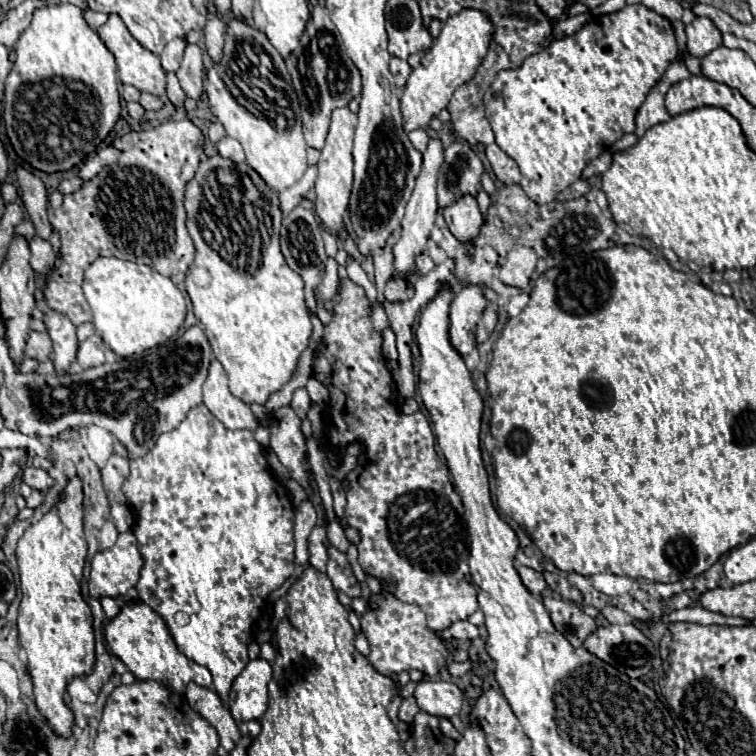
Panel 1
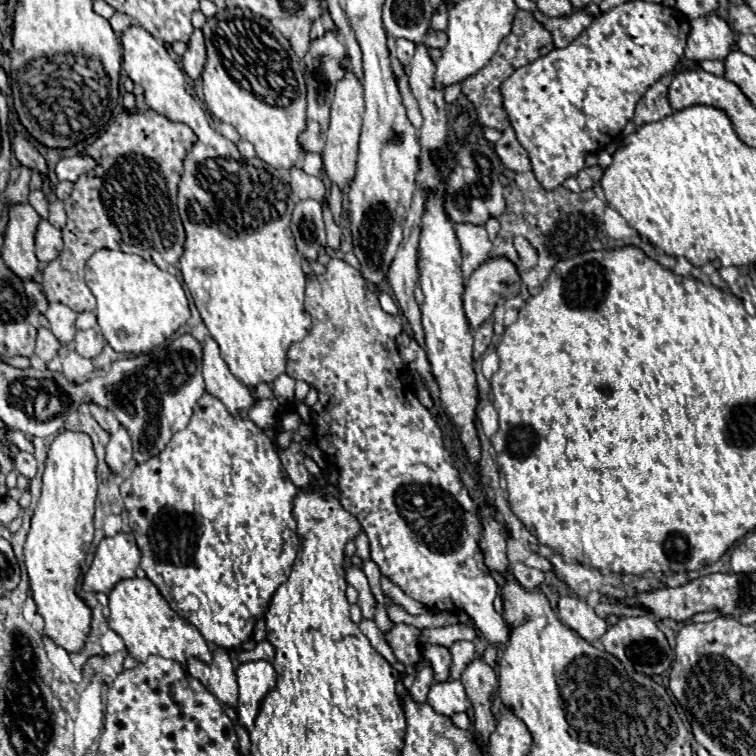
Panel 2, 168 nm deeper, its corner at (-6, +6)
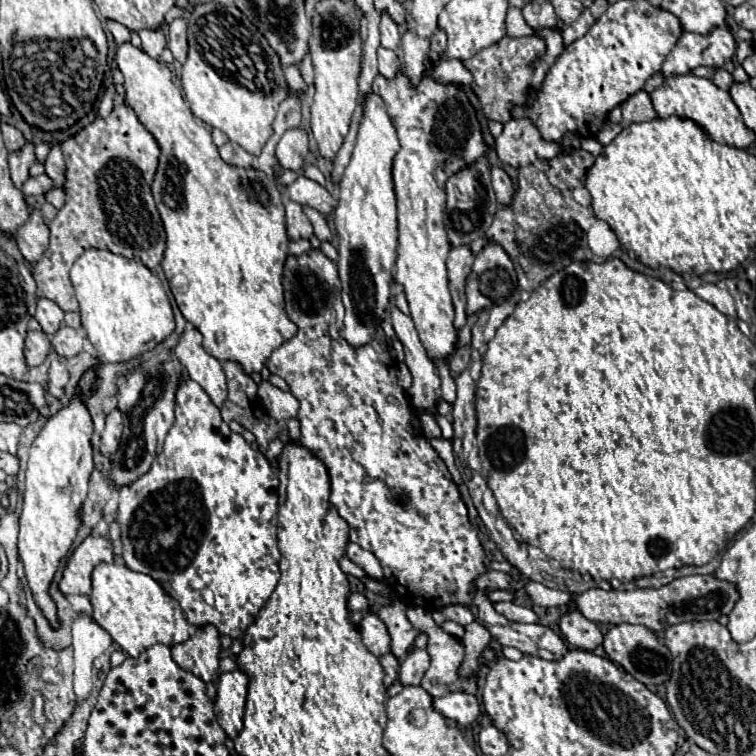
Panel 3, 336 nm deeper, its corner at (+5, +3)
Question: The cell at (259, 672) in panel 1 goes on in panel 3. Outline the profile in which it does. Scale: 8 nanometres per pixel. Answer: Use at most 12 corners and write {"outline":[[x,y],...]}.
{"outline":[[241,669],[219,675],[213,703],[231,739],[243,727],[249,677]]}

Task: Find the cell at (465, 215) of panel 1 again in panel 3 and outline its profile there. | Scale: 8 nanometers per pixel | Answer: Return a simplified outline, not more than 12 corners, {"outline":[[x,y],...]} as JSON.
{"outline":[[469,245],[451,247],[447,259],[455,327],[467,323],[465,281],[473,265]]}

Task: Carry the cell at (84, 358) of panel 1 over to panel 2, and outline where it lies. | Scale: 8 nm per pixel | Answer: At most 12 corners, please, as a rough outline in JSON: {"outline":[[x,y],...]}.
{"outline":[[78,330],[74,350],[84,358],[98,356],[106,340],[100,330]]}

